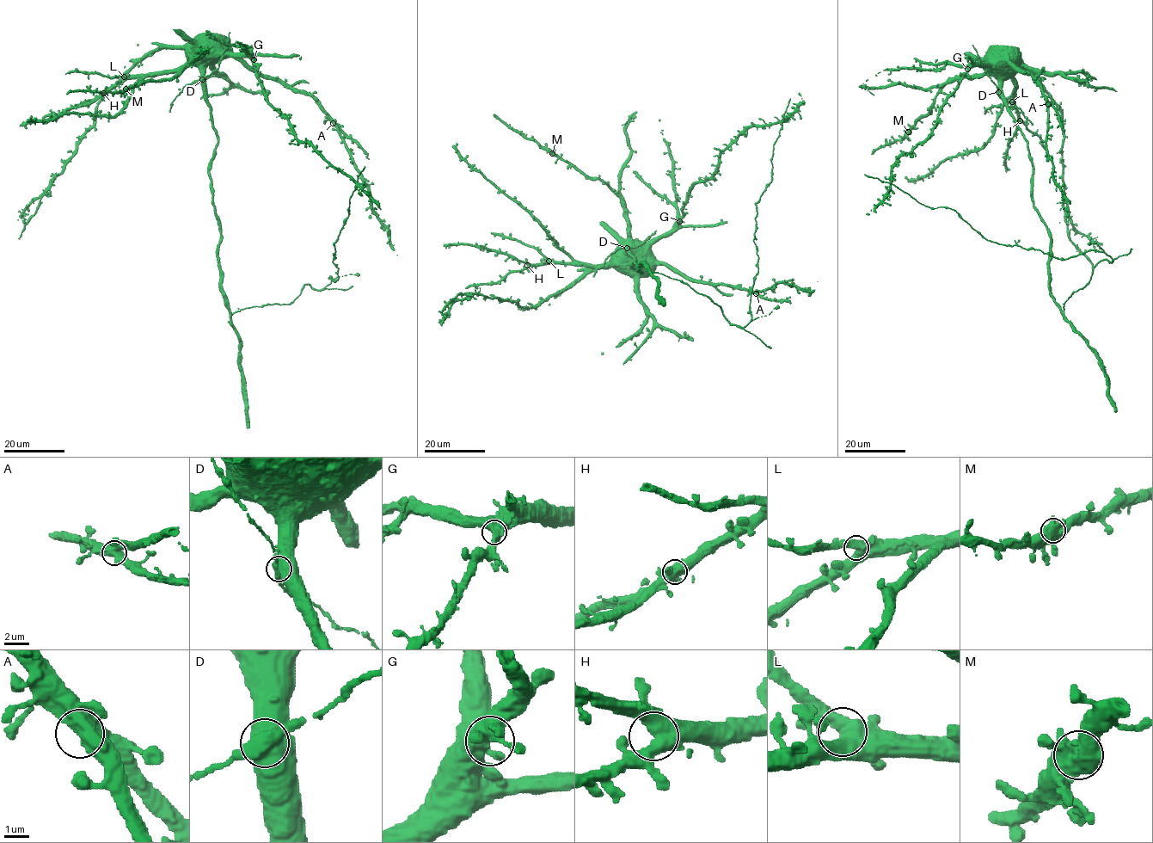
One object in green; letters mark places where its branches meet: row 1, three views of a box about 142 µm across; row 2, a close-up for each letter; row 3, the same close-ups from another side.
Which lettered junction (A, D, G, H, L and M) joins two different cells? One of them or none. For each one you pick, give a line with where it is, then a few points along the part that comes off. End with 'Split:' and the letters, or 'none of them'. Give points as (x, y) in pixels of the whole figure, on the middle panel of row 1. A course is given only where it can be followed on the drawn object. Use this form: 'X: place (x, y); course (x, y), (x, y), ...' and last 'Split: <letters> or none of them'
D: place (627, 248); course (627, 248), (637, 247), (656, 230)
Split: D

